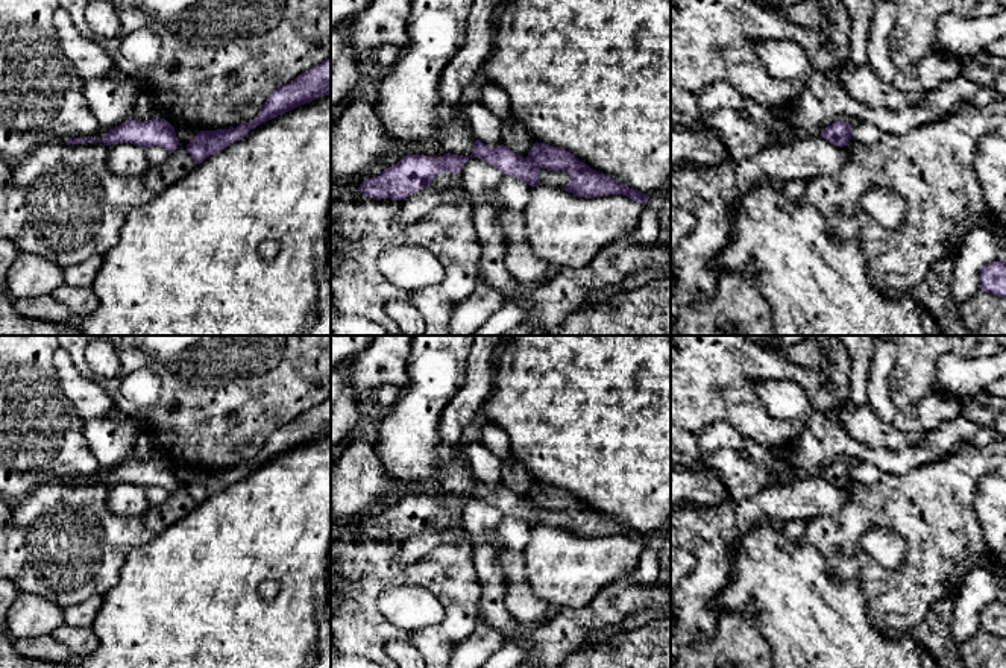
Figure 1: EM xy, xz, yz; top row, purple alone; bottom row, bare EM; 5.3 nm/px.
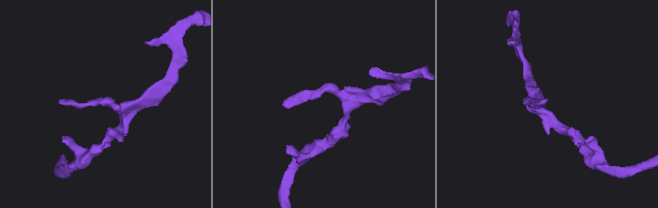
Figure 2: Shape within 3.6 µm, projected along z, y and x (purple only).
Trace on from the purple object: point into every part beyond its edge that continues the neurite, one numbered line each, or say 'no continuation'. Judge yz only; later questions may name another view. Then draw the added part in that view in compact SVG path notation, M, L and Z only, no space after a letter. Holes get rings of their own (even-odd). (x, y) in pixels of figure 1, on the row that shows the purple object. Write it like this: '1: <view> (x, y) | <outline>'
no continuation

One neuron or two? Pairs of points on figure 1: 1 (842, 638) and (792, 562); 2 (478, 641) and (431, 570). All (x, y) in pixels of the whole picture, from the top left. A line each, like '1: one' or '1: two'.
1: one
2: two

